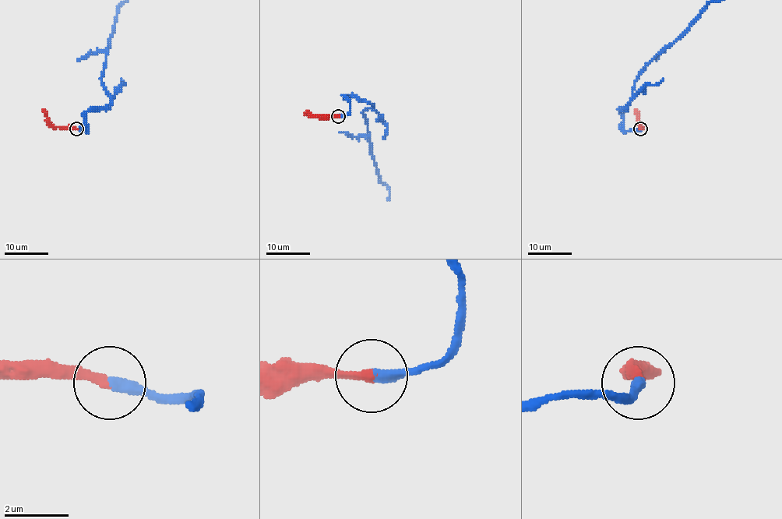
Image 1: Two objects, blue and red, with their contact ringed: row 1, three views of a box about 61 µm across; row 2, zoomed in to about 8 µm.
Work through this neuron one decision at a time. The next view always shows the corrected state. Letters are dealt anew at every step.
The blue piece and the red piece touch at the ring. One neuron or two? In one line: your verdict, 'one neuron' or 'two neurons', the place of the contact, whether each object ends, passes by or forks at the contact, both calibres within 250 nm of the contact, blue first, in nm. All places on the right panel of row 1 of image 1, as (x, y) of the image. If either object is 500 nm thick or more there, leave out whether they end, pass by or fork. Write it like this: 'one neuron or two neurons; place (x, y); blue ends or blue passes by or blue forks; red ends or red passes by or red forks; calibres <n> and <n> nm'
one neuron; place (640, 128); blue ends; red ends; calibres 340 and 260 nm

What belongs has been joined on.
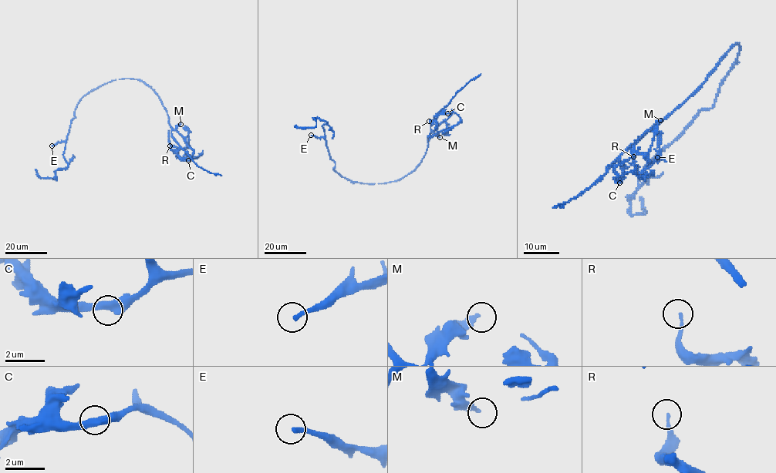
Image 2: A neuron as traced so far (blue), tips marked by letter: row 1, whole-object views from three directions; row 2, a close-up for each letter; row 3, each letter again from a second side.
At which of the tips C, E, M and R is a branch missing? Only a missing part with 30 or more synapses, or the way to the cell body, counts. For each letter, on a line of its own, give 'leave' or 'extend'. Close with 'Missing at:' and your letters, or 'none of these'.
C: leave
E: extend
M: leave
R: leave
Missing at: E

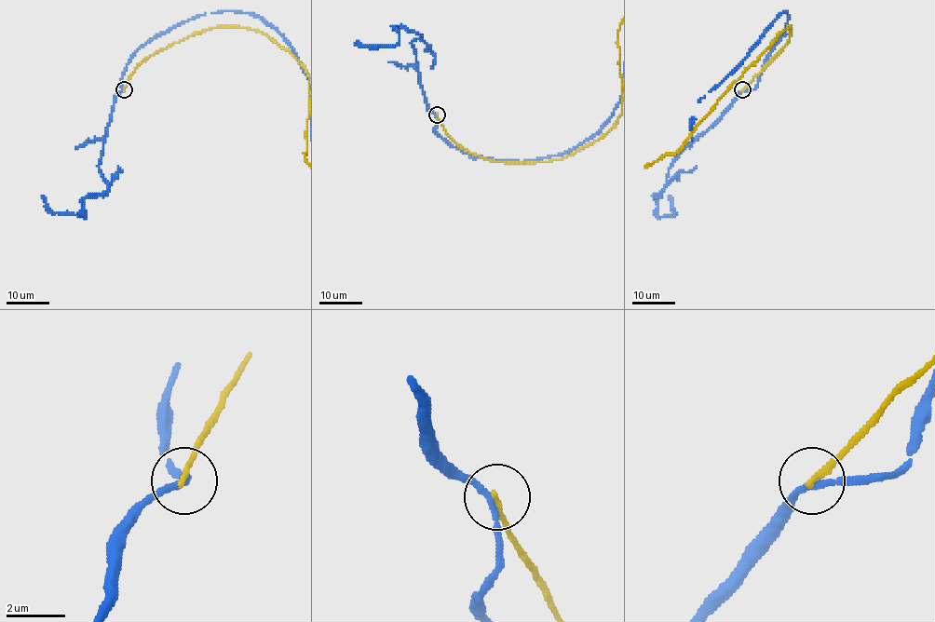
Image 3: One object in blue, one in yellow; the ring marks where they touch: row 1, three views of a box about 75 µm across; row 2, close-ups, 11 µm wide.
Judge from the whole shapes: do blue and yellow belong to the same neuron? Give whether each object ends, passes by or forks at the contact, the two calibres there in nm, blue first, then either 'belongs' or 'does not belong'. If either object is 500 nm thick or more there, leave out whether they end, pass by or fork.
blue passes by; yellow ends there; 200 nm thick on the blue side, 220 nm on the other; does not belong

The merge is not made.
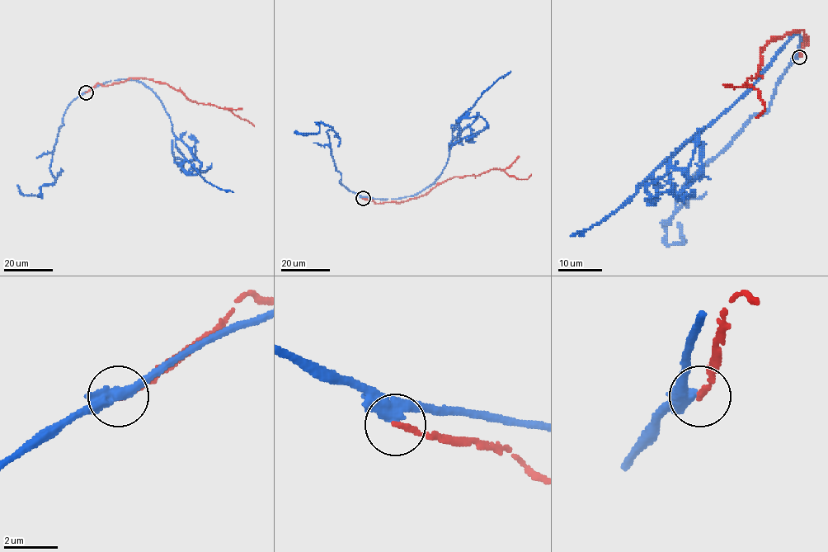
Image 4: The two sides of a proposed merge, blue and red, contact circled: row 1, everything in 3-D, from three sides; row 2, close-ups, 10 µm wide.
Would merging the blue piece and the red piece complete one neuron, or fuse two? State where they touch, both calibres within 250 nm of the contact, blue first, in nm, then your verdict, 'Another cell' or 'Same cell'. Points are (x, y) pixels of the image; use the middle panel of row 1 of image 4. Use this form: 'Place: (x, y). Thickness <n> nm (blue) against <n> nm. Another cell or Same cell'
Place: (363, 198). Thickness 440 nm (blue) against 220 nm. Another cell

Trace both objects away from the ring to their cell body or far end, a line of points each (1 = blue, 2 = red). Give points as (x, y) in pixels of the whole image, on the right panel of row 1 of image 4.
1: (799, 57), (797, 54), (799, 33), (783, 46), (756, 81), (674, 152), (633, 195), (607, 217), (571, 236)
2: (799, 57), (802, 44), (808, 44), (802, 30), (763, 48), (756, 77), (746, 81), (764, 104), (755, 117)

